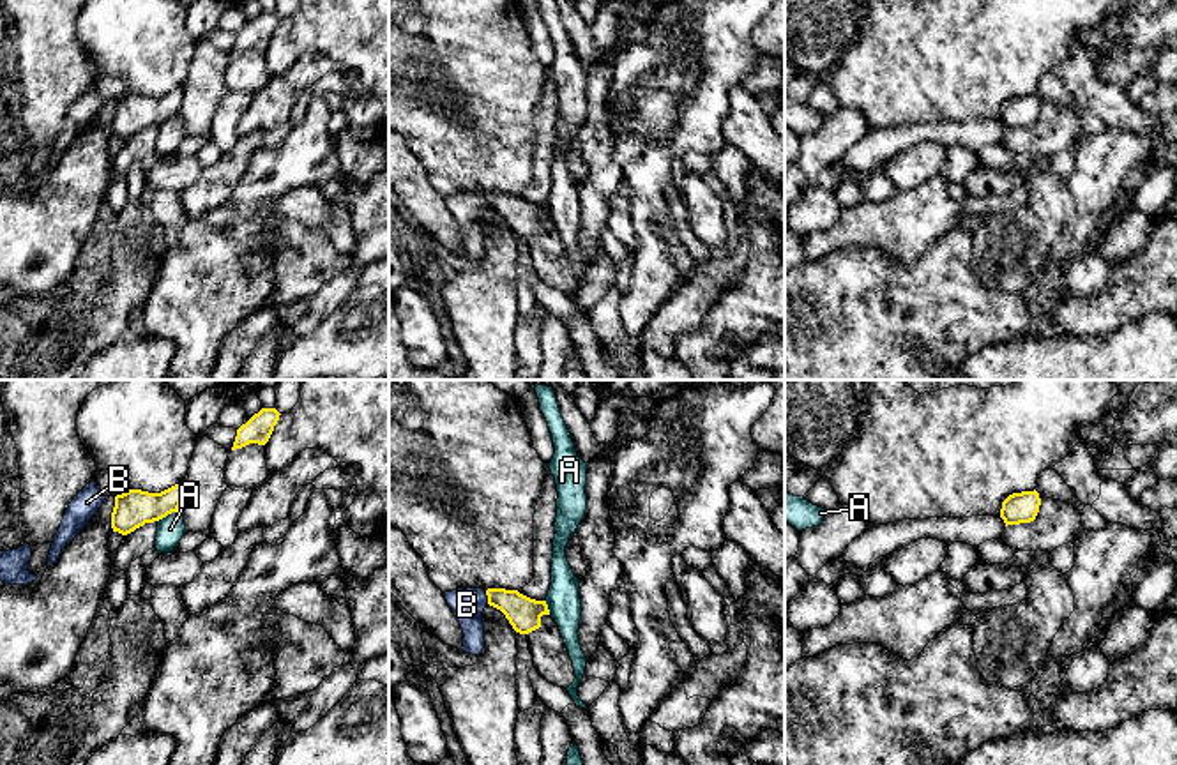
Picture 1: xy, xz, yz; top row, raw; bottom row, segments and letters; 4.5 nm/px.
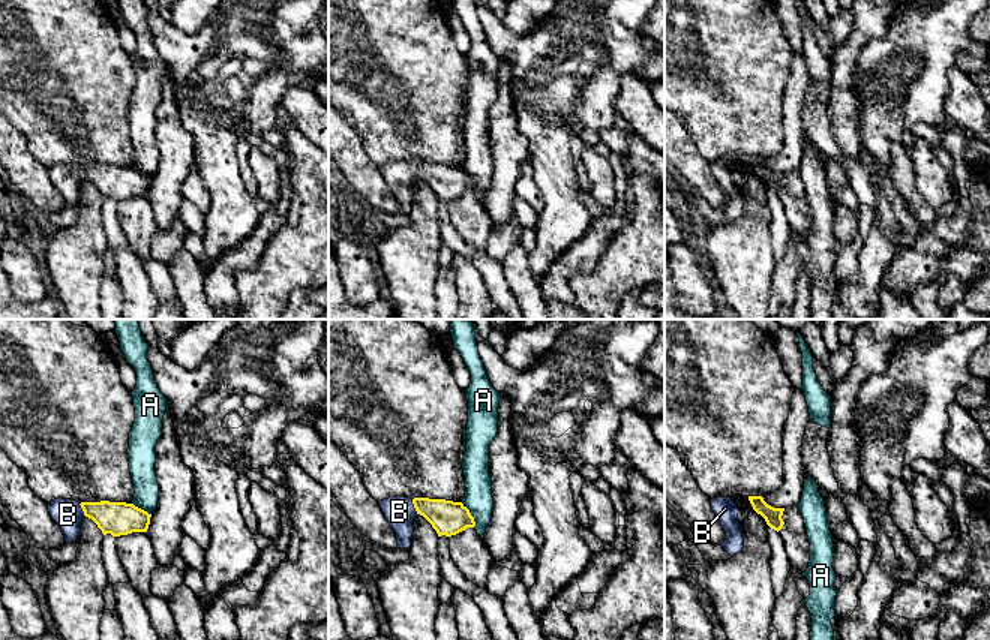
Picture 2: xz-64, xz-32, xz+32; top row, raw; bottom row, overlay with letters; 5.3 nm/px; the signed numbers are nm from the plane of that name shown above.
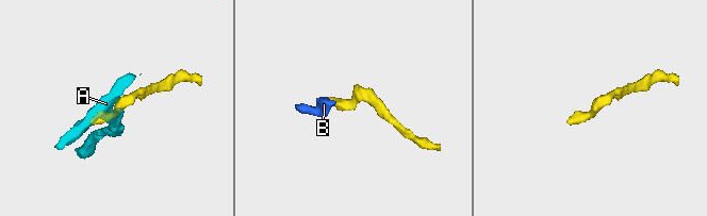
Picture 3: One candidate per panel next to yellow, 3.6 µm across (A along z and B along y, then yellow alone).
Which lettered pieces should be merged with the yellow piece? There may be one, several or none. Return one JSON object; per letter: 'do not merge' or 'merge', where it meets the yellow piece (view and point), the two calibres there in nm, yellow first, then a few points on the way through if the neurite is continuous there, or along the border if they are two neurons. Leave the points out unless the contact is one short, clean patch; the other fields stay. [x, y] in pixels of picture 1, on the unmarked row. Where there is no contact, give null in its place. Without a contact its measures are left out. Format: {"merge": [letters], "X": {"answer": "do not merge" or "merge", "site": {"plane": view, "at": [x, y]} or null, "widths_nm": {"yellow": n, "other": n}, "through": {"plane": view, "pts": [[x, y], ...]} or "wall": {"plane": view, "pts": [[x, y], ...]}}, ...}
{"merge": ["B"], "A": {"answer": "do not merge", "site": {"plane": "xy", "at": [167, 119]}, "widths_nm": {"yellow": 170, "other": 120}, "wall": {"plane": "xy", "pts": [[177, 115], [158, 126]]}}, "B": {"answer": "merge", "site": {"plane": "xz", "at": [488, 202]}, "widths_nm": {"yellow": 160, "other": 150}, "through": {"plane": "xz", "pts": [[523, 218], [504, 204], [488, 202], [474, 204], [467, 209]]}}}

